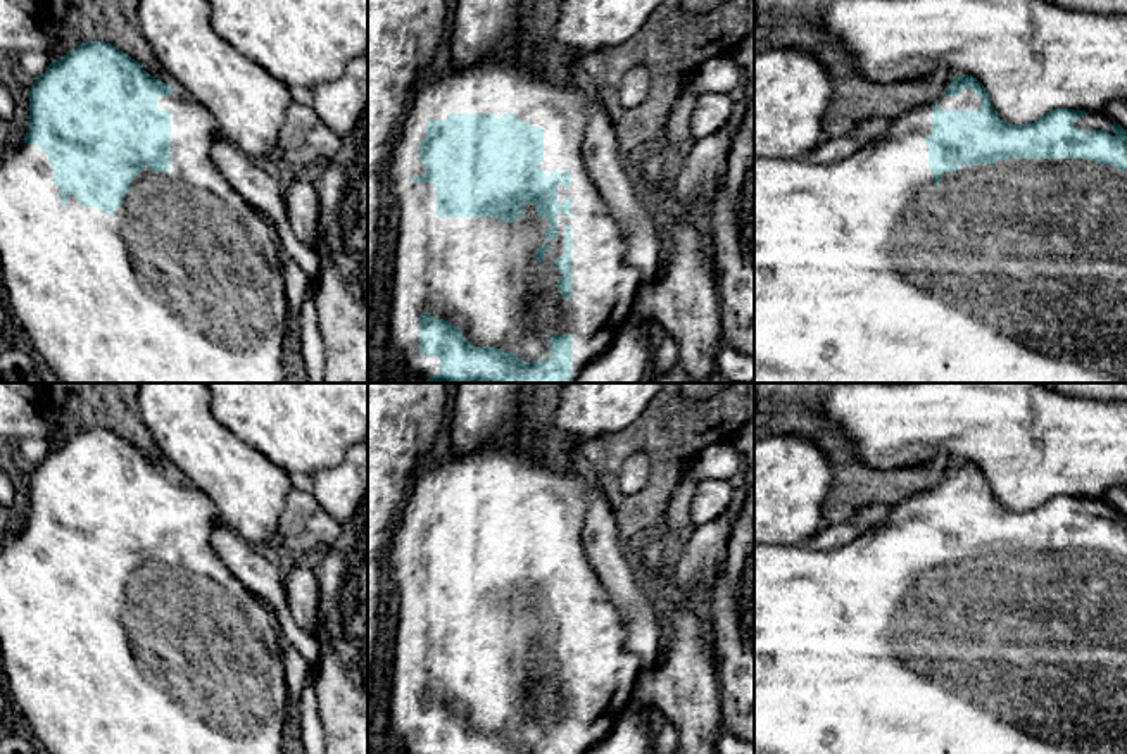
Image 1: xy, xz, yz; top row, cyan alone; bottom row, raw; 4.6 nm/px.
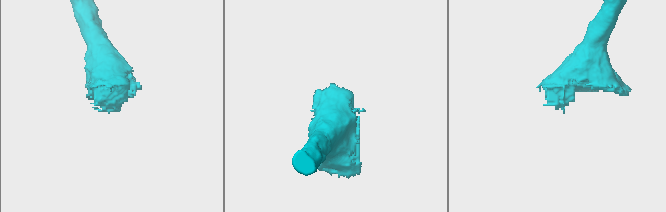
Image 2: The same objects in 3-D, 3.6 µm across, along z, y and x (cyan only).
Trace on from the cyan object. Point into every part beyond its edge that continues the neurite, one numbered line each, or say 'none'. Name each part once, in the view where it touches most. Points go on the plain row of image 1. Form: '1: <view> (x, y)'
1: xz (482, 661)

